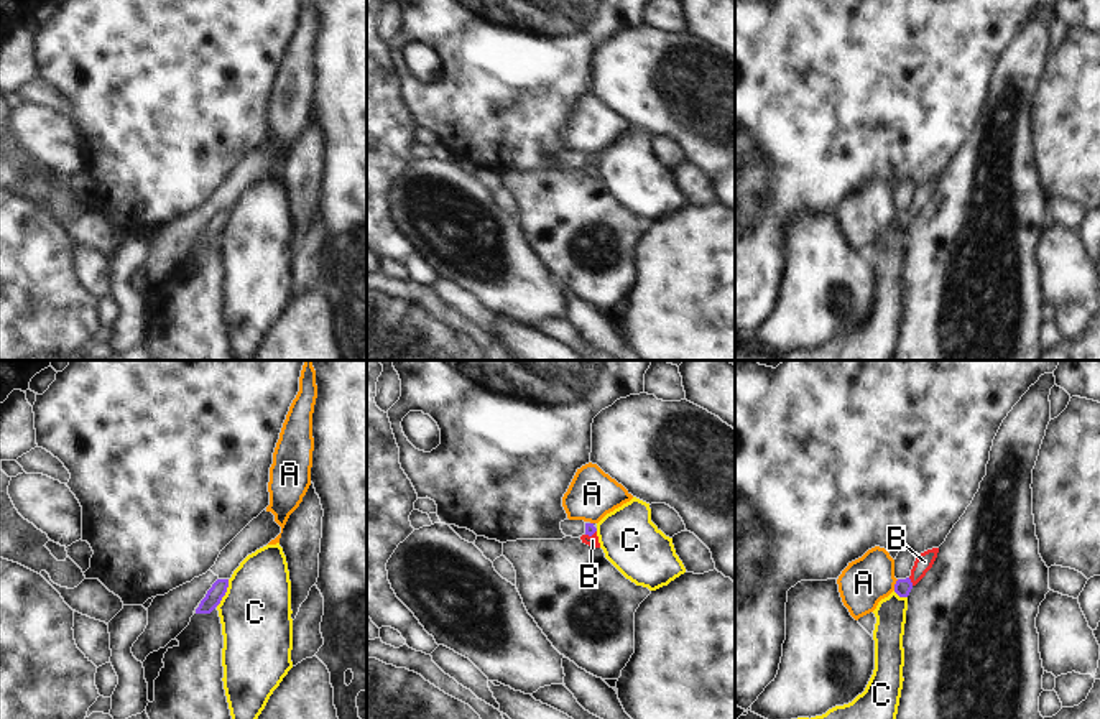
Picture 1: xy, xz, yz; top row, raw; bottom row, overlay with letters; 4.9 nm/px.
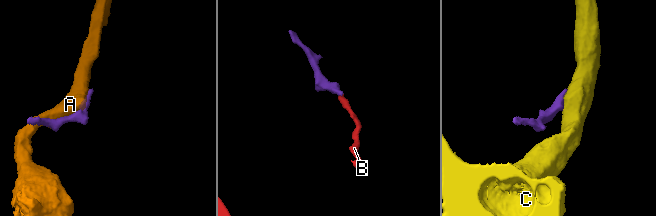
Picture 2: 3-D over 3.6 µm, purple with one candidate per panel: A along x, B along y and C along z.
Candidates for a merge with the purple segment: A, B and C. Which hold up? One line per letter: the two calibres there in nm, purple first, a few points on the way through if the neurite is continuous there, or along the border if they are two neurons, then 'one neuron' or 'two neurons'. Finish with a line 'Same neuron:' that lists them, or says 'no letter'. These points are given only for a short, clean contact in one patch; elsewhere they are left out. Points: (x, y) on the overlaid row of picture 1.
A: calibres 80 and 240 nm; two neurons
B: calibres 80 and 90 nm; way yz (903, 586), (910, 581), (924, 561); one neuron
C: calibres 80 and 360 nm; border xy (229, 579), (227, 591), (216, 606); two neurons
Same neuron: B

